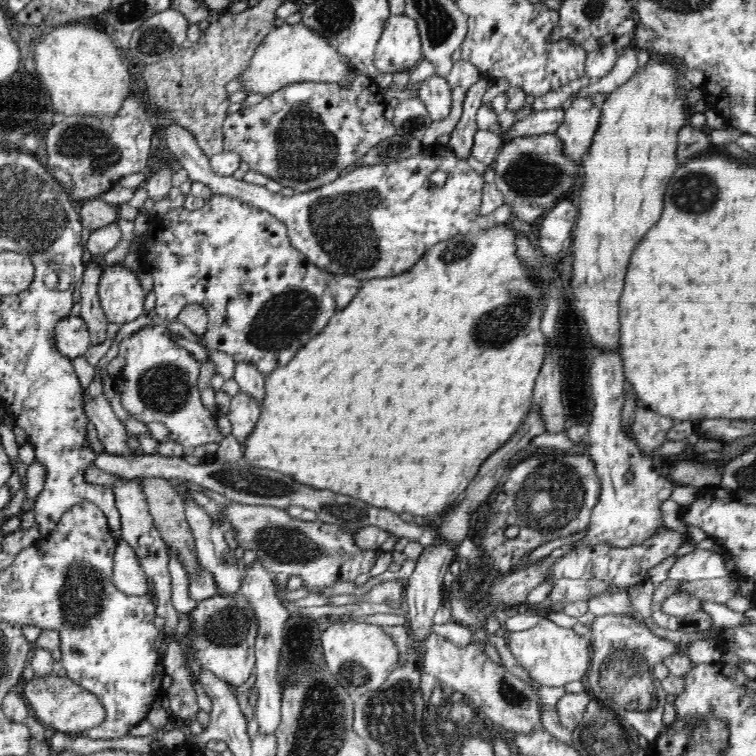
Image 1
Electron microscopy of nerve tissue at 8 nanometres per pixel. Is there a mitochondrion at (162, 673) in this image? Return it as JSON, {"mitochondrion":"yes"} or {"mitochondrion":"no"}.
{"mitochondrion":"no"}

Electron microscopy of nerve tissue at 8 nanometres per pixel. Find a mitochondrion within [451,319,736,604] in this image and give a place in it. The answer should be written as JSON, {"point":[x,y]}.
{"point":[554,491]}

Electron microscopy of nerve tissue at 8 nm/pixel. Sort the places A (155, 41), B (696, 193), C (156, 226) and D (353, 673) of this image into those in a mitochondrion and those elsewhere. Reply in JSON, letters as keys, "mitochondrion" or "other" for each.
{"A":"mitochondrion","B":"mitochondrion","C":"other","D":"mitochondrion"}

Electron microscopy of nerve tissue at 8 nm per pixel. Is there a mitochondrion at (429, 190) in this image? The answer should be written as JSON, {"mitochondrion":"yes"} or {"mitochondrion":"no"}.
{"mitochondrion":"no"}

